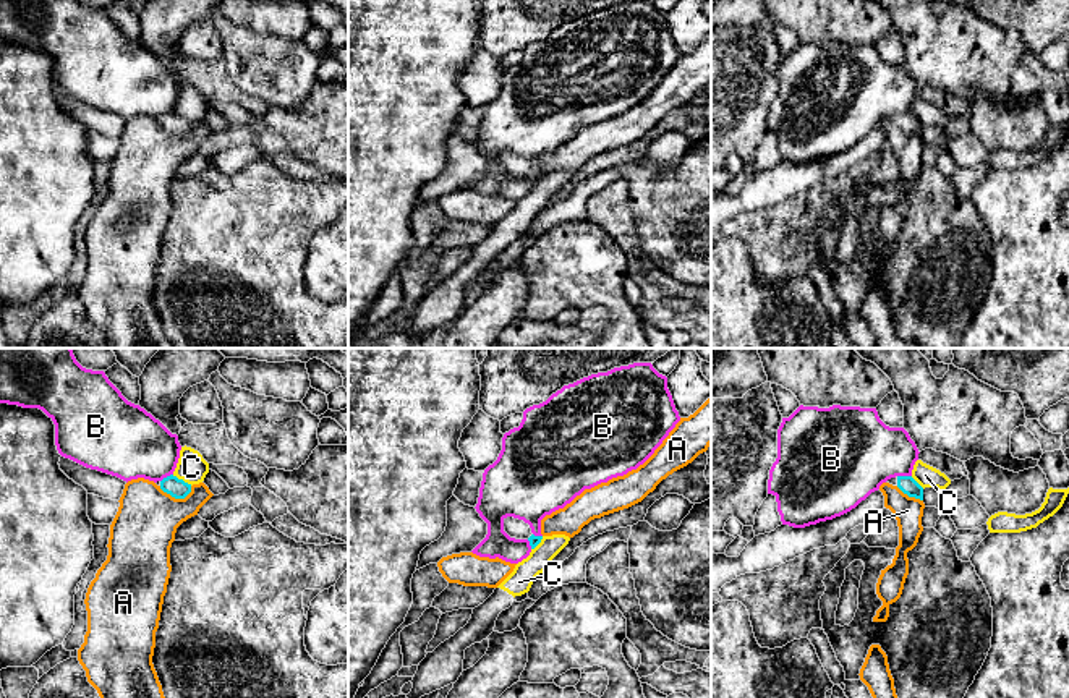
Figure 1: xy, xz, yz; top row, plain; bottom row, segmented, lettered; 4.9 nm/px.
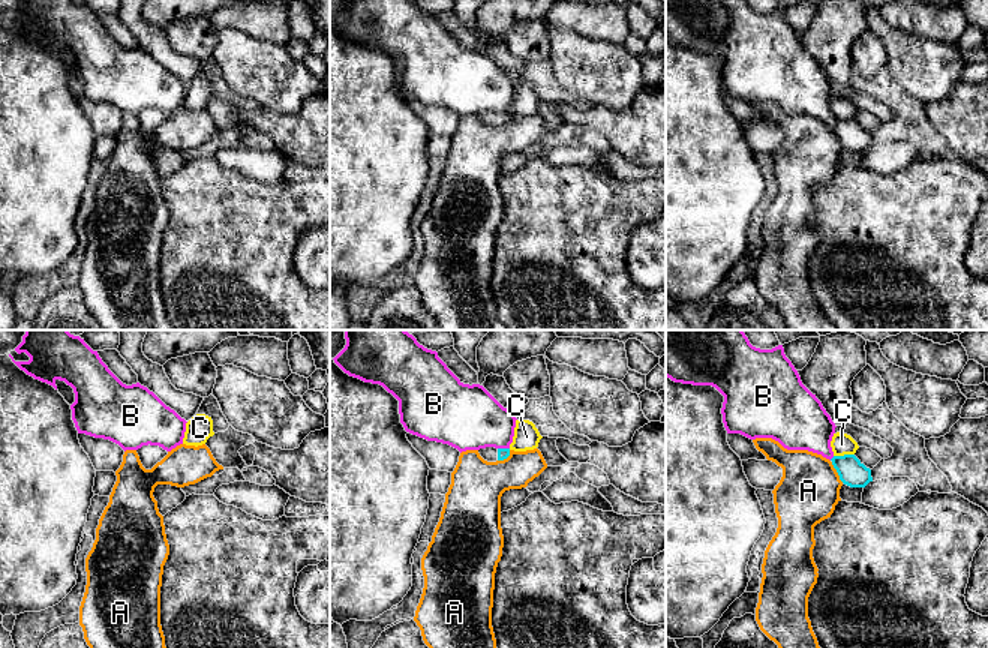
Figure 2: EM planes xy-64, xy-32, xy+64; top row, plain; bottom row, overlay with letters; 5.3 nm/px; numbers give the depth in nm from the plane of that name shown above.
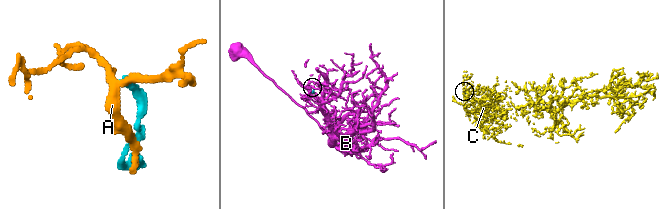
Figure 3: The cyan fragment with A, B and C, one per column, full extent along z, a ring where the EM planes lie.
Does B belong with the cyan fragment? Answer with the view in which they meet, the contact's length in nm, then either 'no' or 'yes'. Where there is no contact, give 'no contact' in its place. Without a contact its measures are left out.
yz | 70 nm | no

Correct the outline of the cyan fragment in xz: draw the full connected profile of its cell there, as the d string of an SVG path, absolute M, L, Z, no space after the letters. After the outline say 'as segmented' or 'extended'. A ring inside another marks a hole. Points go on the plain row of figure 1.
M507 154L504 155L504 168L515 177L528 177L531 186L534 186L543 173L534 173L531 170L531 165L528 160L525 160L523 157L513 155L513 154Z | extended

